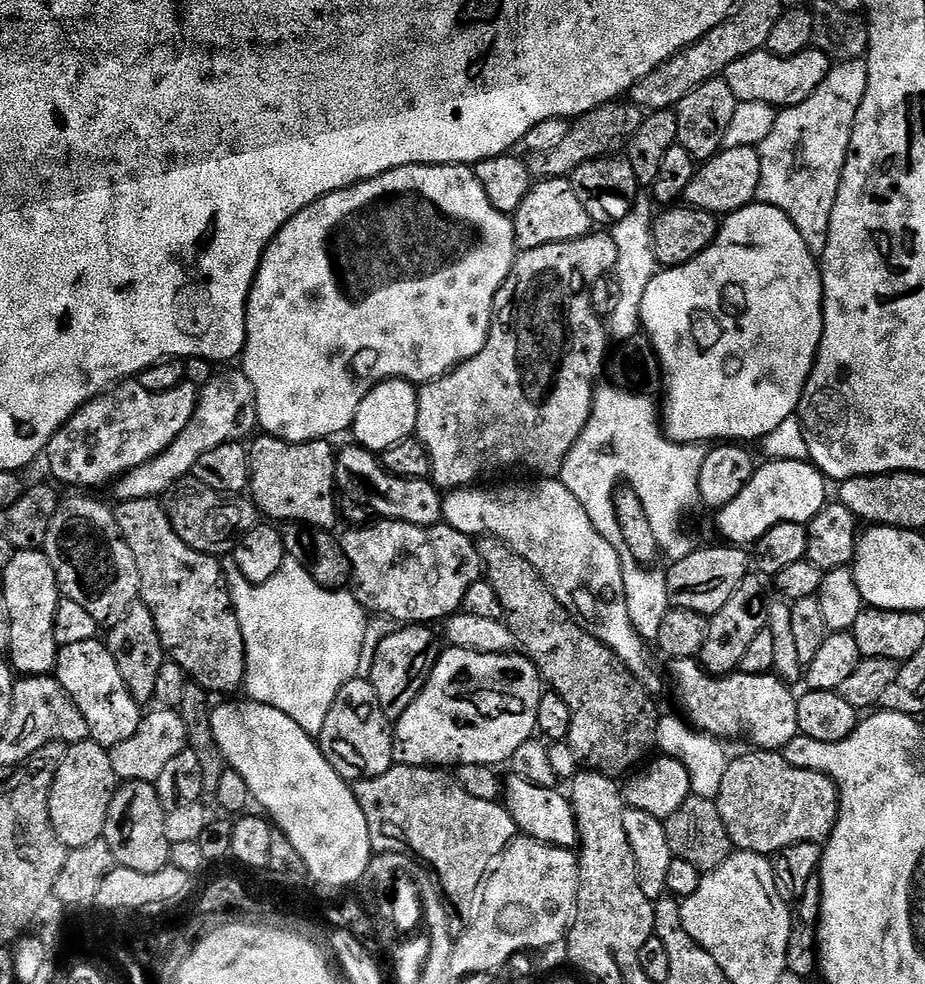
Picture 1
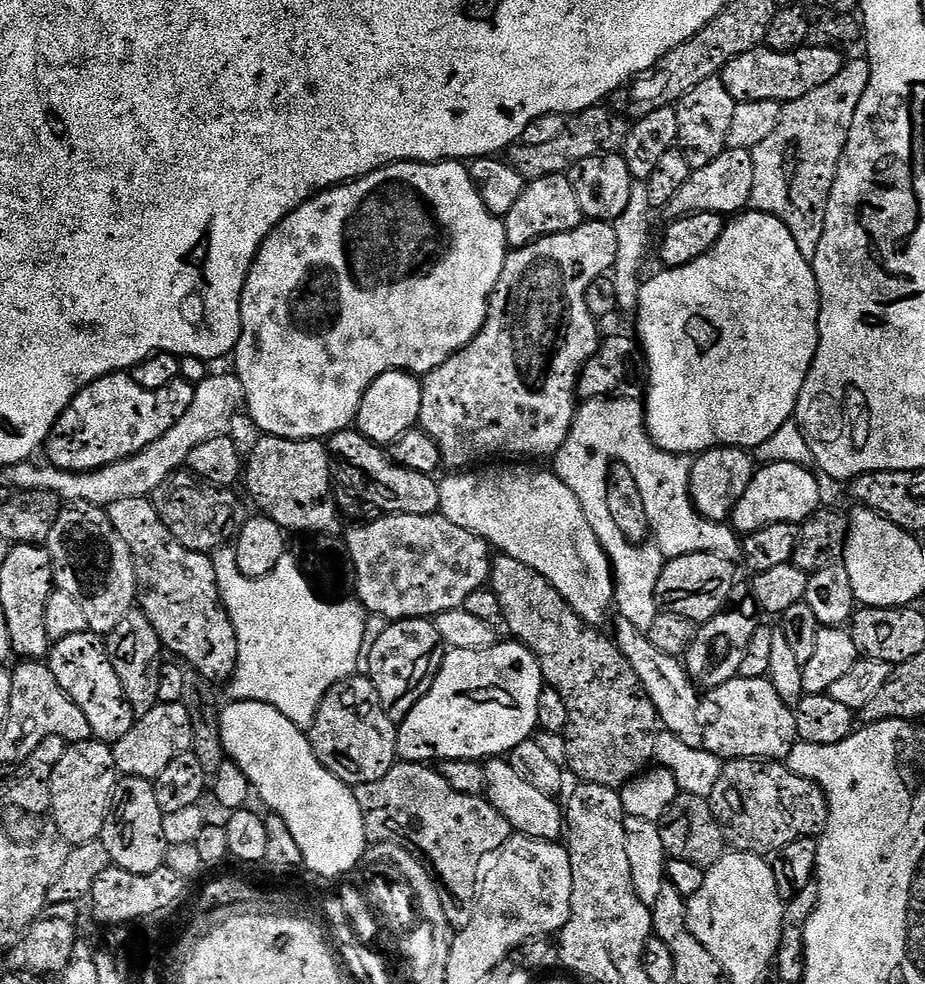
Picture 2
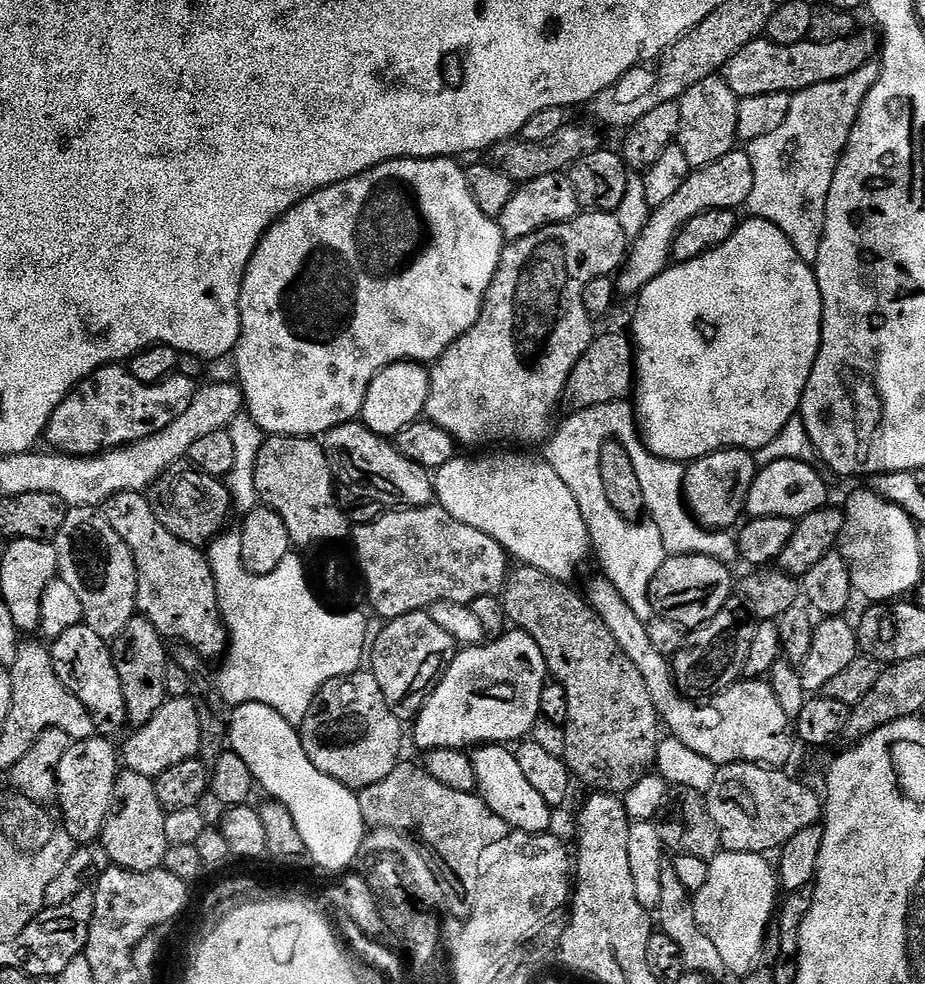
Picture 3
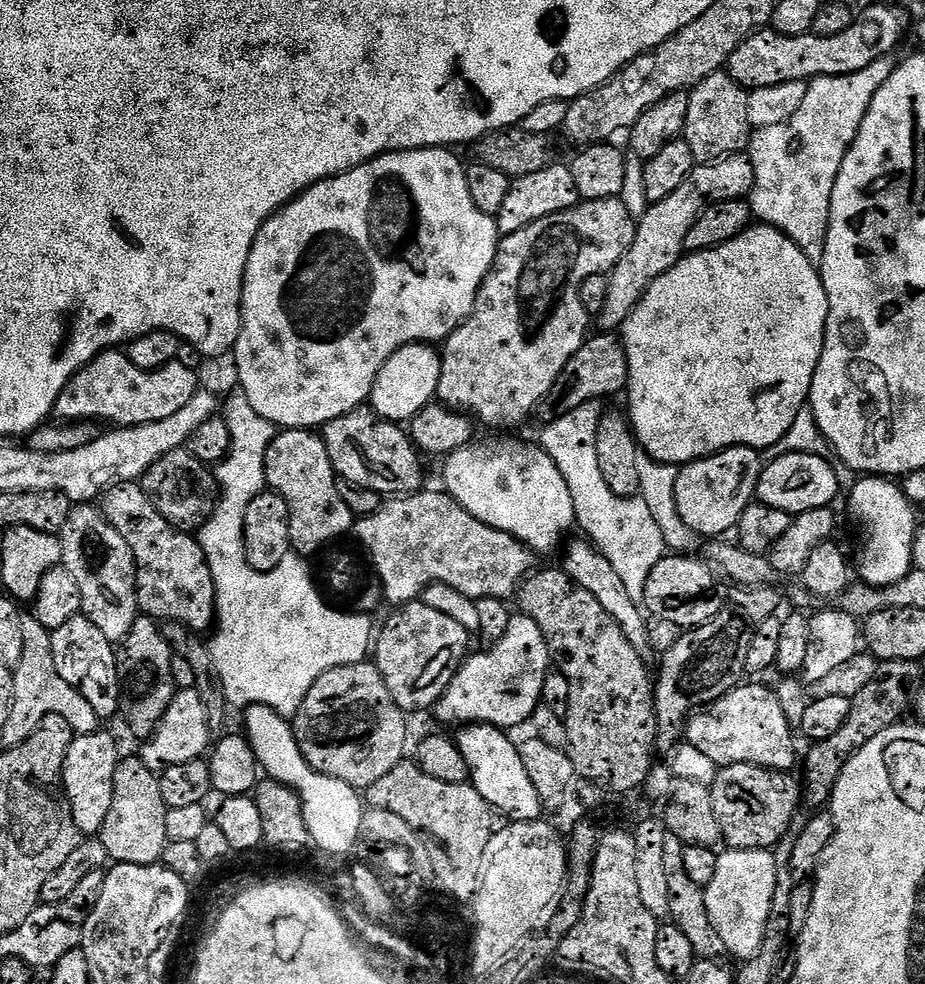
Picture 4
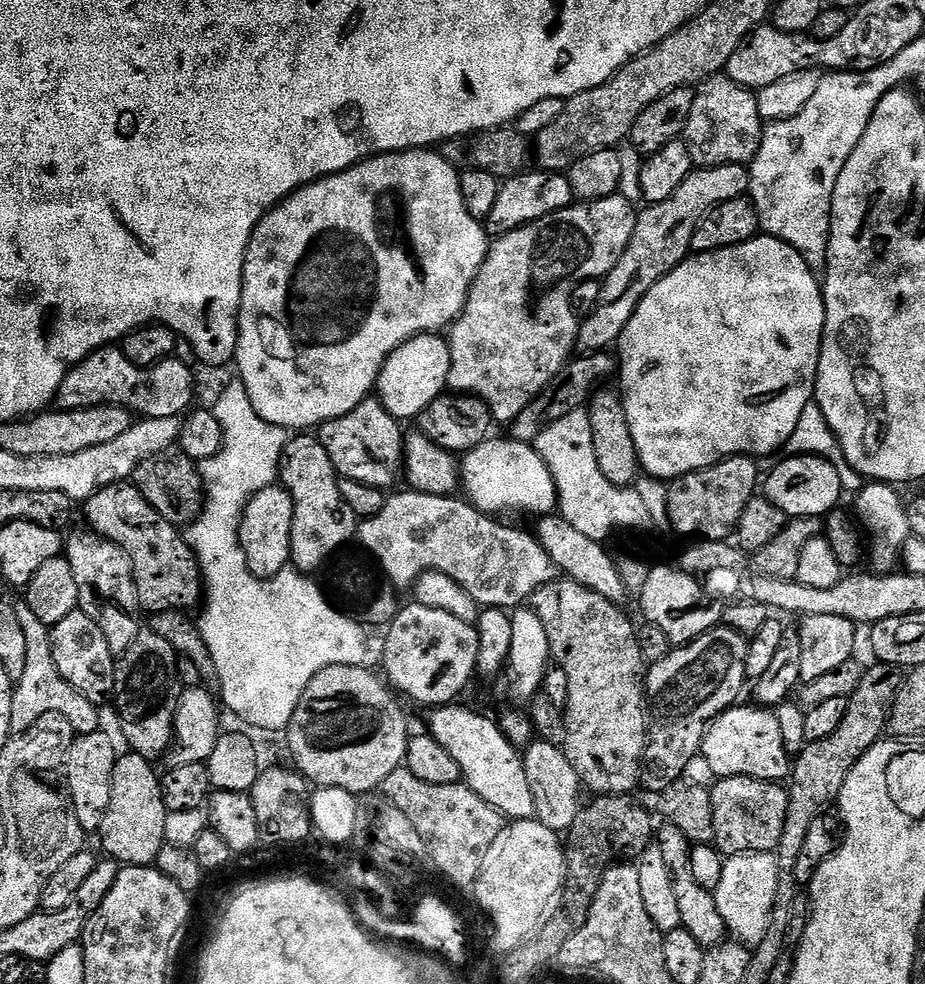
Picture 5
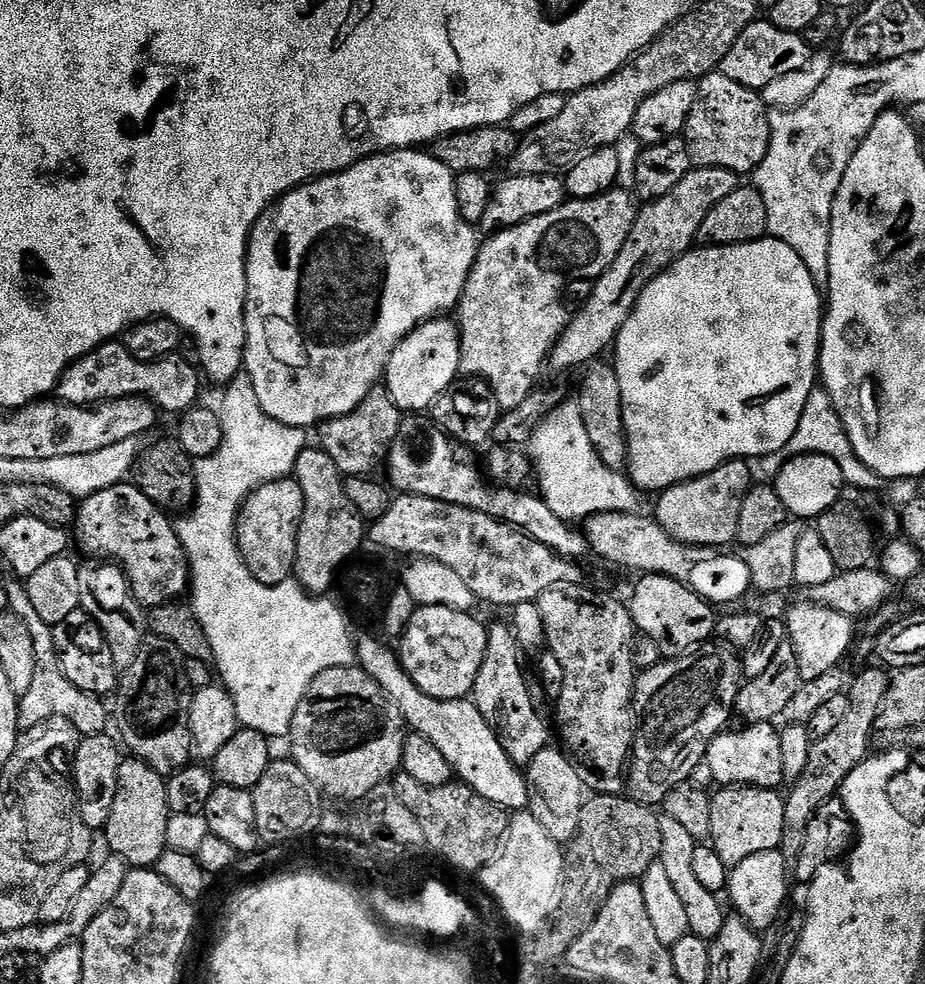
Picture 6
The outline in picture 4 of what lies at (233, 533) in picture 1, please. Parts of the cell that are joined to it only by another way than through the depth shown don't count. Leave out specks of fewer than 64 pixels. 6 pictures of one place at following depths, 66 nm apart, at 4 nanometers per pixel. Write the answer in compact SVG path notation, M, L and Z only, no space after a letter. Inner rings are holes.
M187 447L174 450L166 458L159 459L140 477L138 483L150 502L154 502L154 510L158 510L158 514L162 514L162 518L166 518L166 522L180 532L199 533L216 509L218 485L213 469L198 462L198 458L188 453Z

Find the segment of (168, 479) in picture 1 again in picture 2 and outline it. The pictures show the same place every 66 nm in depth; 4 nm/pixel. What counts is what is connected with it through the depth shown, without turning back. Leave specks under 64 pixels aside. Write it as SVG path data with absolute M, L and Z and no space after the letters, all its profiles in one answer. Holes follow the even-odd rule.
M231 371L228 372L222 373L221 376L209 374L204 381L196 385L190 410L186 410L186 414L182 414L182 418L178 418L178 422L174 422L174 426L170 426L170 430L166 430L166 434L162 434L158 442L150 442L146 450L93 472L67 472L47 462L14 464L6 472L11 487L22 492L50 490L58 494L64 502L101 506L118 502L118 498L151 497L152 493L158 490L158 486L166 482L166 478L170 478L187 465L190 450L195 450L210 438L225 435L229 431L228 427L235 422L236 415L245 411L248 403L246 390L240 377Z

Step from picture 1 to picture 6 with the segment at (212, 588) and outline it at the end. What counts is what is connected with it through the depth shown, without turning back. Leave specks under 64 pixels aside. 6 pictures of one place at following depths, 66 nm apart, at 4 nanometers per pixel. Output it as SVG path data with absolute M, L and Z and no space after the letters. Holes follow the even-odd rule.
M121 482L110 486L106 490L98 490L94 494L83 497L79 501L74 521L74 540L80 543L80 548L92 558L103 558L119 564L120 569L132 587L134 598L141 608L151 610L159 608L169 602L181 599L180 595L187 593L190 588L190 573L186 550L176 533L175 523L170 519L169 513L157 508L142 490L136 488L135 483Z

